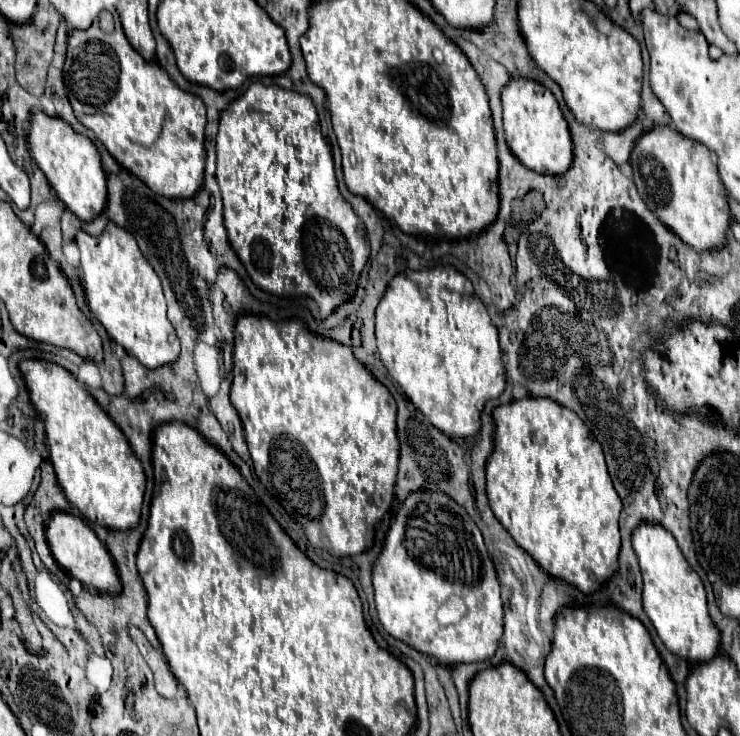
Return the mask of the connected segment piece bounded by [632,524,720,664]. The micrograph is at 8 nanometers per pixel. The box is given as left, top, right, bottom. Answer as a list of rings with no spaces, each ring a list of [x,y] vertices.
[[[642,524],[632,534],[632,546],[638,554],[644,578],[644,610],[664,646],[672,654],[690,662],[710,662],[720,650],[720,630],[708,614],[704,584],[700,576],[690,568],[674,536],[660,524]]]

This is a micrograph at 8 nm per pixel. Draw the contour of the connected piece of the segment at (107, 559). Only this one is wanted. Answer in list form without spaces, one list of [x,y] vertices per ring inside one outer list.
[[[56,512],[48,526],[46,526],[46,538],[48,546],[56,558],[56,562],[76,580],[80,580],[84,586],[92,586],[100,592],[108,594],[118,594],[122,590],[120,580],[118,580],[118,570],[114,566],[114,560],[106,546],[98,540],[96,532],[78,516],[66,514],[66,512]]]

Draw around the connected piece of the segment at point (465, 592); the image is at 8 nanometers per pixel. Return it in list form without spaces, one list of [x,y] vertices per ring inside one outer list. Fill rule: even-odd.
[[[414,492],[406,498],[404,506],[396,514],[388,536],[384,540],[384,548],[372,570],[374,594],[376,594],[376,610],[386,632],[414,650],[436,658],[442,666],[456,666],[466,662],[480,662],[494,656],[498,642],[502,638],[504,628],[504,608],[500,598],[500,582],[496,578],[494,564],[484,546],[482,534],[468,512],[456,504],[450,496],[442,492]],[[450,598],[462,598],[466,606],[464,622],[458,624],[440,624],[438,608]]]

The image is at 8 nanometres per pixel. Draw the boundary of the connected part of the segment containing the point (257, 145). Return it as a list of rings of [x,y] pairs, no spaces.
[[[252,82],[246,88],[246,92],[240,98],[236,98],[220,114],[220,130],[218,130],[218,136],[216,136],[216,180],[218,180],[220,190],[222,190],[224,226],[228,230],[230,246],[234,248],[236,256],[244,264],[244,268],[250,274],[252,282],[260,290],[270,292],[274,296],[290,296],[290,294],[308,296],[308,298],[312,298],[316,302],[318,312],[320,312],[320,320],[328,318],[338,306],[342,306],[344,302],[348,302],[356,294],[362,268],[364,268],[364,264],[366,264],[366,260],[370,256],[370,248],[366,244],[366,238],[362,236],[362,222],[360,222],[358,214],[354,214],[352,206],[346,202],[346,198],[338,190],[332,152],[330,152],[330,146],[326,144],[322,132],[320,132],[318,114],[316,114],[314,104],[310,102],[310,98],[306,98],[304,94],[294,94],[292,90],[282,90],[280,86],[264,86],[260,82]]]

